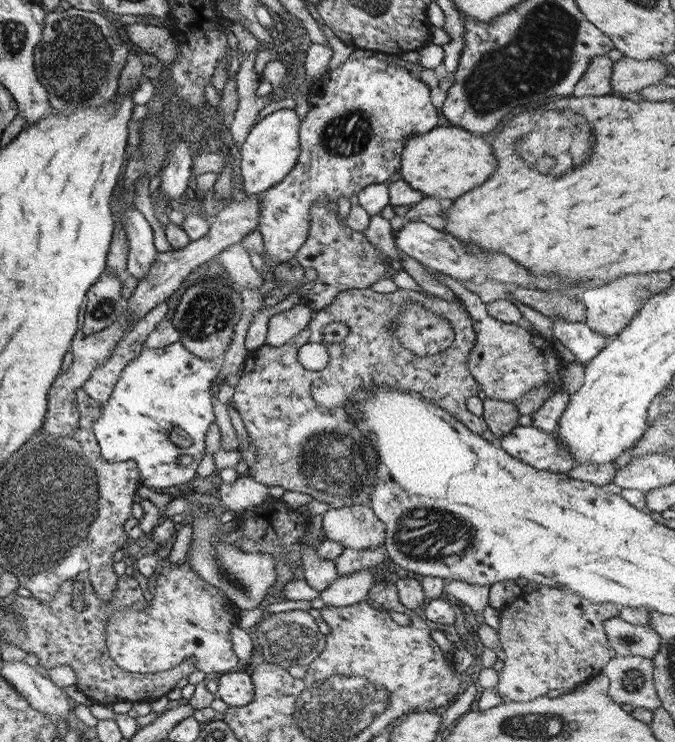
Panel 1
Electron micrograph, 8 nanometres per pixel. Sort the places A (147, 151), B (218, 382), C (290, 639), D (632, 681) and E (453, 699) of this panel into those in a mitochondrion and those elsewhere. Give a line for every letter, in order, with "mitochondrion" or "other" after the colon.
A: mitochondrion
B: other
C: mitochondrion
D: mitochondrion
E: other

